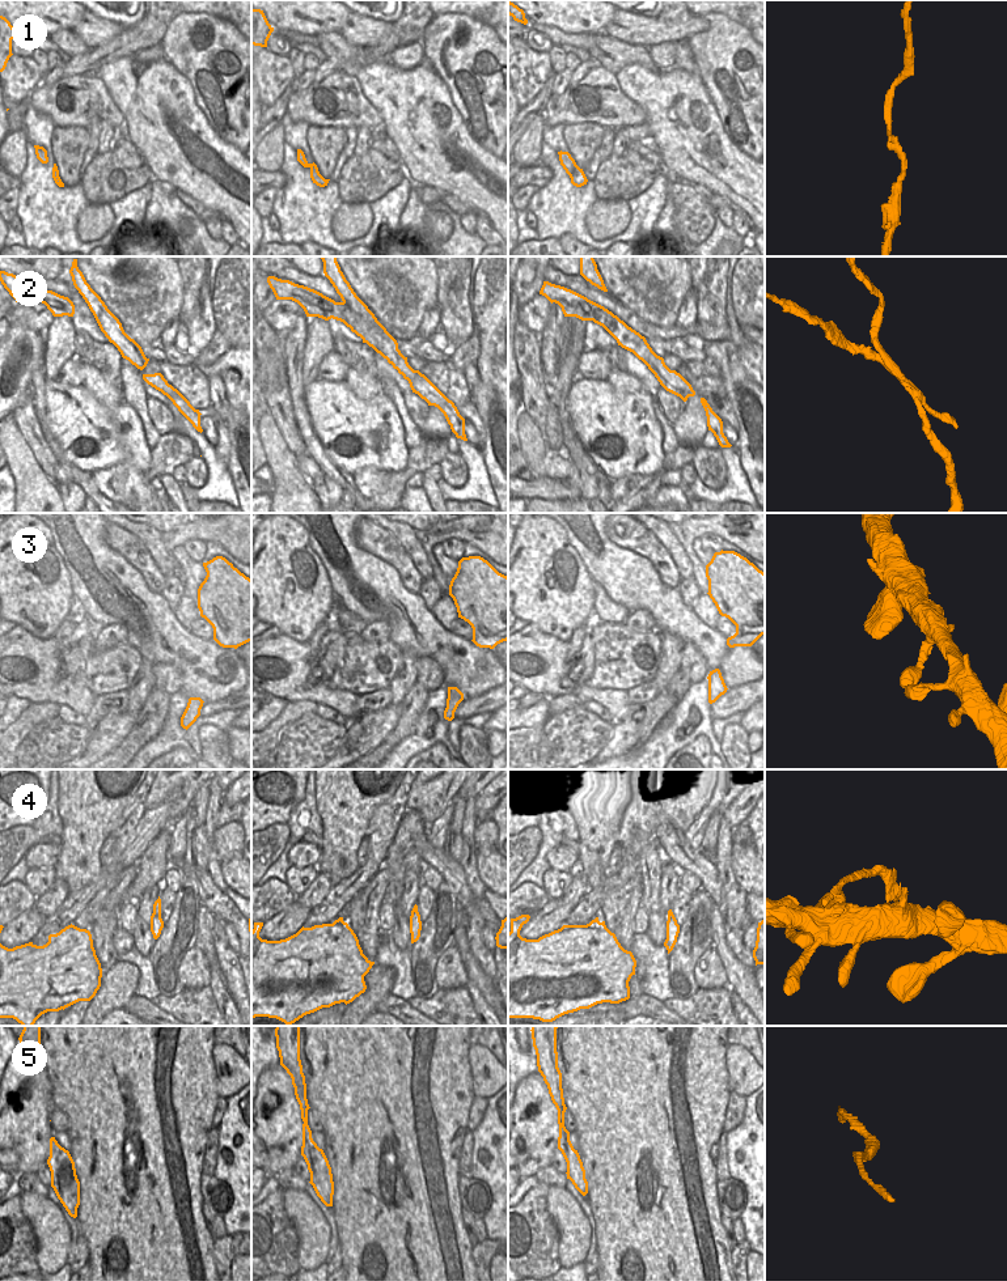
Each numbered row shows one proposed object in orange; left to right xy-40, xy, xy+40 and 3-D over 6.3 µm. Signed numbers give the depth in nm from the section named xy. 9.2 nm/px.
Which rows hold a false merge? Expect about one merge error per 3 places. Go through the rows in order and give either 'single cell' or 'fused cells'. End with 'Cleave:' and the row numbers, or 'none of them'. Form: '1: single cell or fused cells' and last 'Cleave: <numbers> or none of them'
1: single cell
2: fused cells
3: single cell
4: fused cells
5: single cell
Cleave: 2, 4

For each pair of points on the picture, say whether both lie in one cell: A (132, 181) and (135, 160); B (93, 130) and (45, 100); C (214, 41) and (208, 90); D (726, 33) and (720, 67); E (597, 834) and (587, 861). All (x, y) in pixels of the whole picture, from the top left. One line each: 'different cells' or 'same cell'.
A: different cells
B: different cells
C: same cell
D: same cell
E: different cells

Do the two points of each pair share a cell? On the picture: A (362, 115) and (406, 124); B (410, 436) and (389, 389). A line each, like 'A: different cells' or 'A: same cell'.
A: different cells
B: same cell

